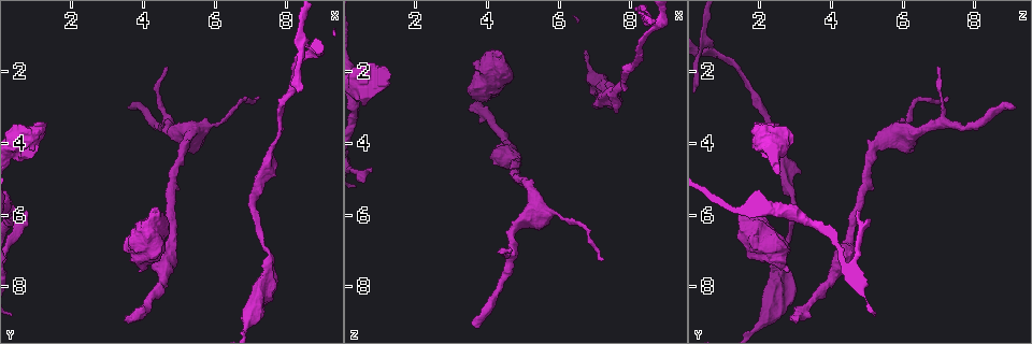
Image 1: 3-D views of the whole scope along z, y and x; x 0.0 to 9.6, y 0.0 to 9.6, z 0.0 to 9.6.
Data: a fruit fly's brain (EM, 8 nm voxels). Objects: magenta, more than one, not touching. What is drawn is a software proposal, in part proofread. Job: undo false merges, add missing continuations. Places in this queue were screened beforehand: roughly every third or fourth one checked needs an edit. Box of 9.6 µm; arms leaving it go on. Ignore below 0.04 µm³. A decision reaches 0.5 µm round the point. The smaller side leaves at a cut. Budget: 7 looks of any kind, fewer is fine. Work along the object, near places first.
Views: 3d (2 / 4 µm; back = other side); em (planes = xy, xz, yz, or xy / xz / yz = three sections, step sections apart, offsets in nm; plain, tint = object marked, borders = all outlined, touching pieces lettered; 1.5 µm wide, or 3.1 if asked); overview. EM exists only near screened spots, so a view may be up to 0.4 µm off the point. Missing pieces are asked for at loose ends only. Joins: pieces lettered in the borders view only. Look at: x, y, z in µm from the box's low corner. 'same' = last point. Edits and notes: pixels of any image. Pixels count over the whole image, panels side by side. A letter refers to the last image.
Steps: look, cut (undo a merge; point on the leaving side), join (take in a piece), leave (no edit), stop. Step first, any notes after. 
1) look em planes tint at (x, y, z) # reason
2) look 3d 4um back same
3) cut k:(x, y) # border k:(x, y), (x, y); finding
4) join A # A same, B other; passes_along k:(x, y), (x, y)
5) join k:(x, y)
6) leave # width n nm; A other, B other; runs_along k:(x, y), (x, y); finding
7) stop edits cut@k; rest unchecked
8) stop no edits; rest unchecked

look em planes borders at (4.45, 5.75, 1.50) # thick end

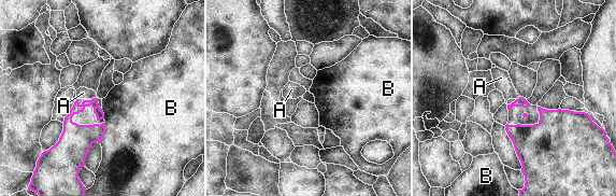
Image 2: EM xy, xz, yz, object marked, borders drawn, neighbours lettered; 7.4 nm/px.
join A # A same, B other; the neuron continues

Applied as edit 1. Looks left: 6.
look 3d 4um back at (3.60, 8.90, 2.95) # end of a long branch

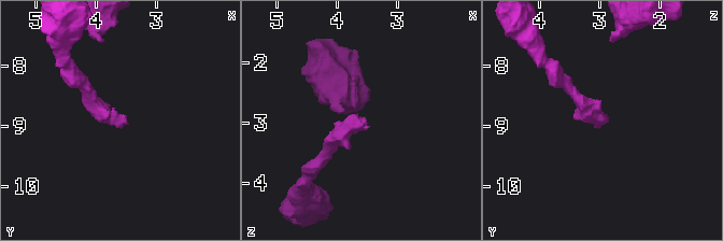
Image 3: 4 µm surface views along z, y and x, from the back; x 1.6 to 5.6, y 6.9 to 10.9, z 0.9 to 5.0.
look em yz step 8 borders at (3.50, 8.90, 2.85) # shape alone is not enough

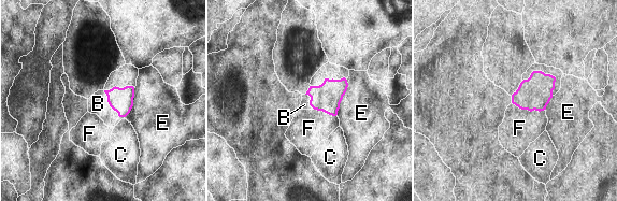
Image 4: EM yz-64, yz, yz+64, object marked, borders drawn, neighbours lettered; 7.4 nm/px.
look em planes borders same

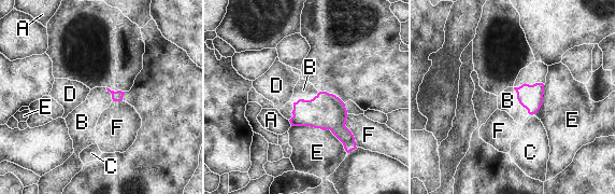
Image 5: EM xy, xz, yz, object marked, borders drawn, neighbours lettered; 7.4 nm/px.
join B # width 130 nm; A other, B same, C other, D other, E other, F other; passes_along 5:(530, 97), (518, 100), (507, 100); the neuron continues

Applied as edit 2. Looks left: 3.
look 3d 4um at (1.20, 3.45, 1.90) # stops while still wide

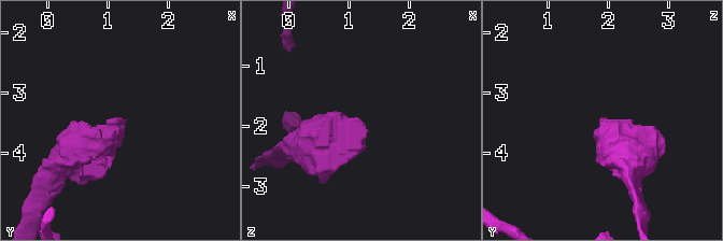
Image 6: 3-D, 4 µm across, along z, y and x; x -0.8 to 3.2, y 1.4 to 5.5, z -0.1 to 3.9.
look em xz step 4 tint at (1.20, 3.45, 1.90)

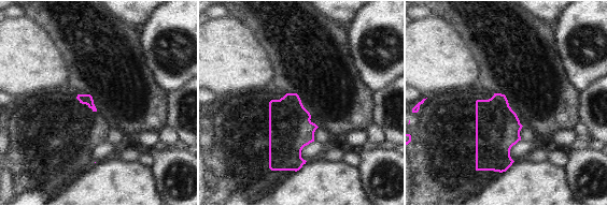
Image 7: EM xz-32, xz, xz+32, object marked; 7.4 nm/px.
look em planes borders same

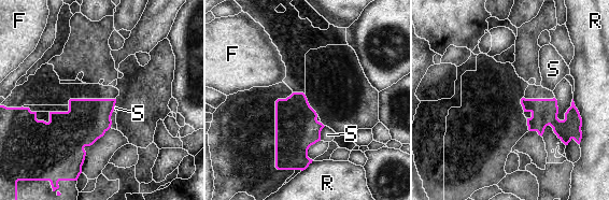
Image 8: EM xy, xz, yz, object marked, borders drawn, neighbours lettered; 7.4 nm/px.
leave # F other, R other, S other; border 8:(325, 126), (321, 131), (320, 140); no lettered piece goes on from it

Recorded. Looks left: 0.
stop edits join@2, join@5; rest unchecked

